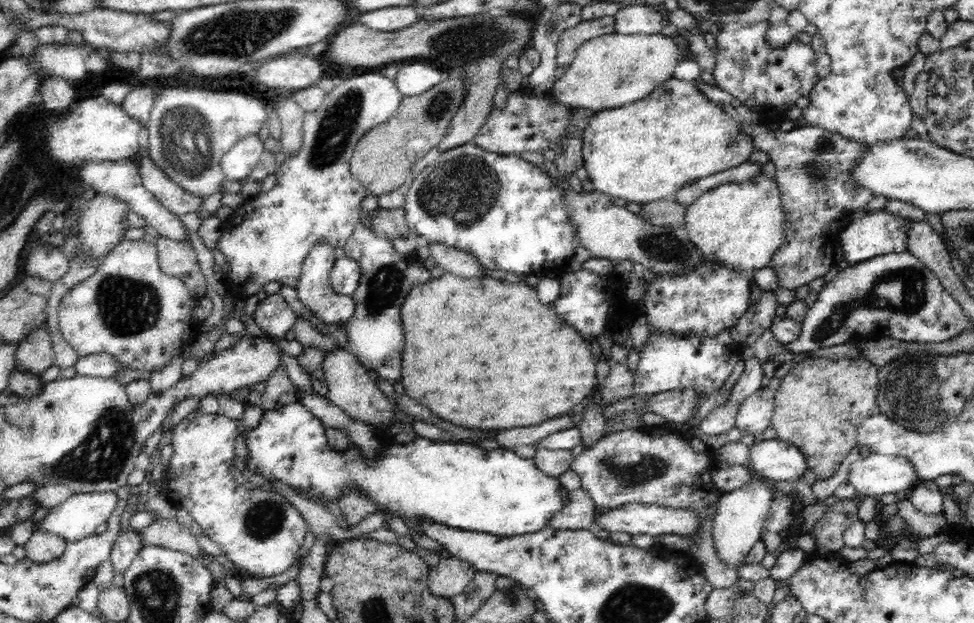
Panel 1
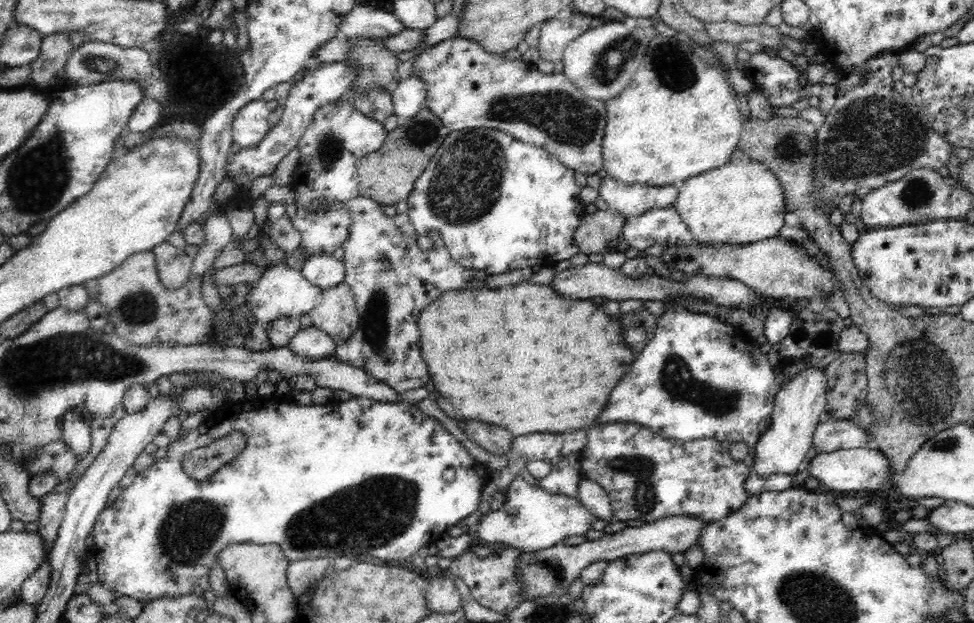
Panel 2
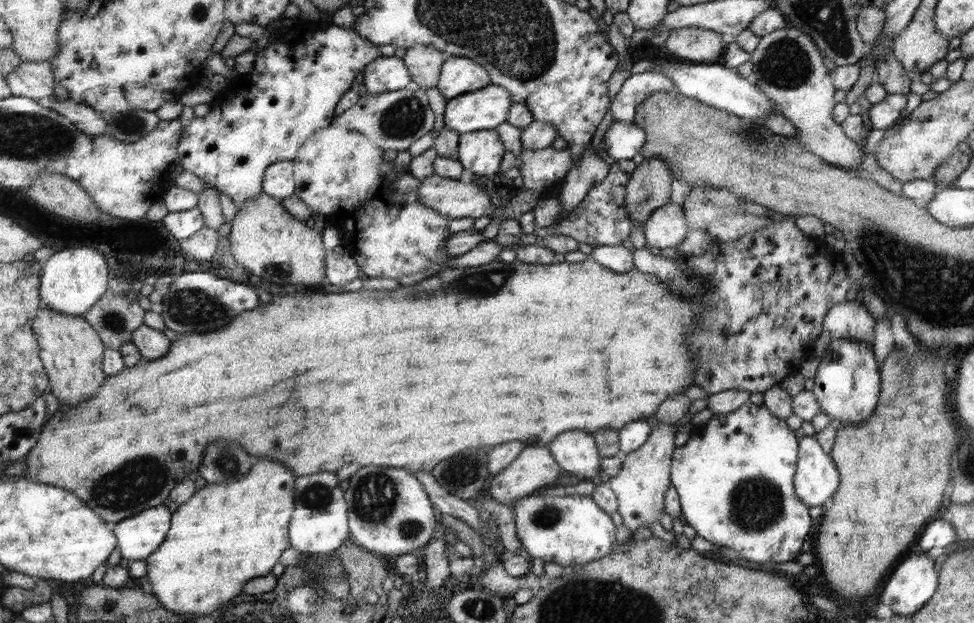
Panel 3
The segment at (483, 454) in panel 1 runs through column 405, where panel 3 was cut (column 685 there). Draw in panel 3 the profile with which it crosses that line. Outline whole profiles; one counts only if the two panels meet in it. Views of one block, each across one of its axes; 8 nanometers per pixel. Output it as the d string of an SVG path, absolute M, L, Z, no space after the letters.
M750 400L743 404L734 412L720 414L714 413L703 426L694 429L691 437L684 446L677 446L673 452L672 460L672 483L676 487L678 498L681 506L681 514L686 518L687 524L696 530L698 536L702 536L712 544L733 548L739 552L743 558L743 562L792 562L802 554L802 544L808 538L810 530L812 530L812 518L808 514L808 505L797 495L794 476L796 468L796 460L798 460L798 436L796 431L788 427L785 419L774 416L763 404L756 405Z

